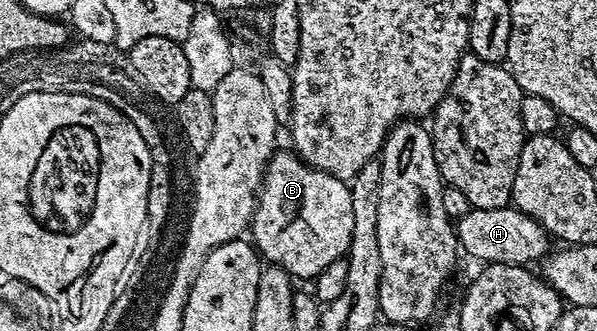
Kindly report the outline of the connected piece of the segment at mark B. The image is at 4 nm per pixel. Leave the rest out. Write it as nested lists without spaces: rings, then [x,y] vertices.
[[[289,147],[278,148],[269,158],[265,175],[261,179],[259,204],[251,222],[255,248],[268,264],[287,270],[289,276],[294,279],[300,279],[300,277],[316,279],[319,271],[323,271],[323,267],[328,267],[331,263],[335,263],[335,259],[348,254],[352,221],[351,191],[346,182],[339,180],[335,175],[306,165]]]

